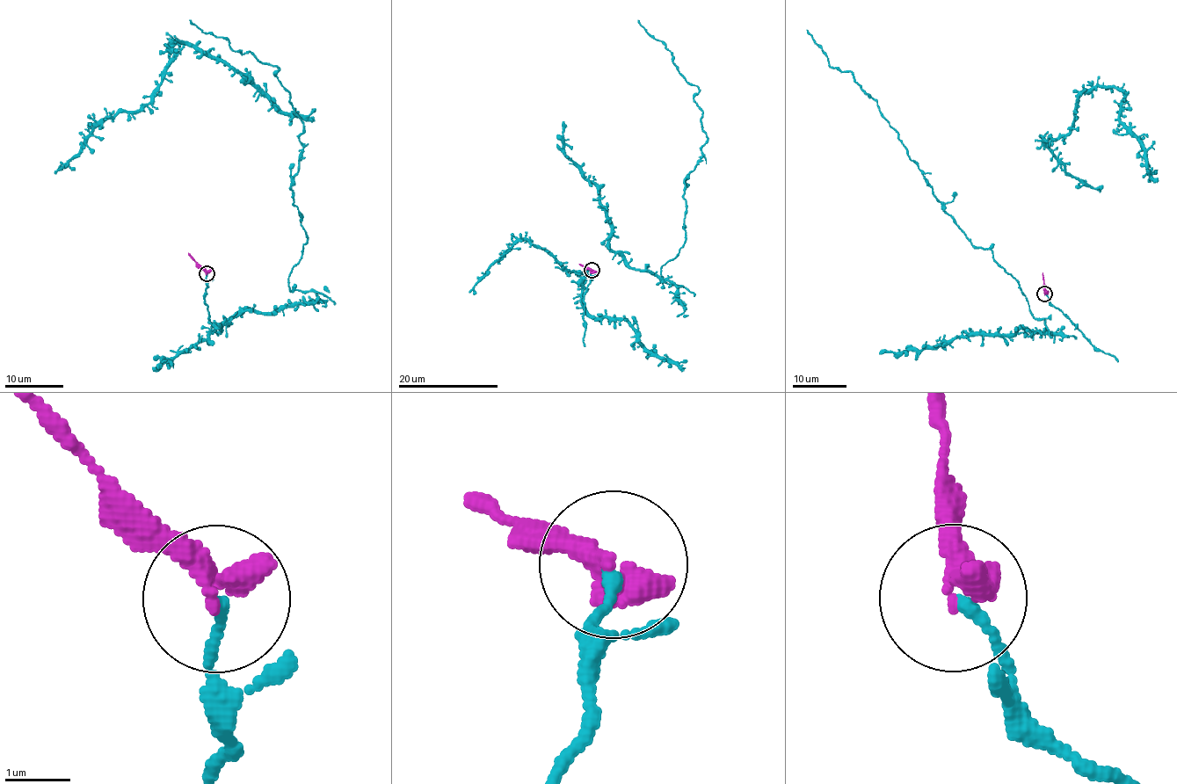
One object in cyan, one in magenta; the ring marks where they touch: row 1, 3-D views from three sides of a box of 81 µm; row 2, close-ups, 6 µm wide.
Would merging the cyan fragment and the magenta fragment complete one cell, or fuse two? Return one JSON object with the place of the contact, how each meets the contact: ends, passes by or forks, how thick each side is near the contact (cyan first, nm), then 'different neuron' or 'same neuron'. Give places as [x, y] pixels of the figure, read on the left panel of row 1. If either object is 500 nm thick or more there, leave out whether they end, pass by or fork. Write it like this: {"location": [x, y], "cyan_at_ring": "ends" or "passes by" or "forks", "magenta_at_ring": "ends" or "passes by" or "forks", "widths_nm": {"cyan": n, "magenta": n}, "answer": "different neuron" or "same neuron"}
{"location": [207, 273], "cyan_at_ring": "ends", "magenta_at_ring": "ends", "widths_nm": {"cyan": 170, "magenta": 420}, "answer": "same neuron"}

